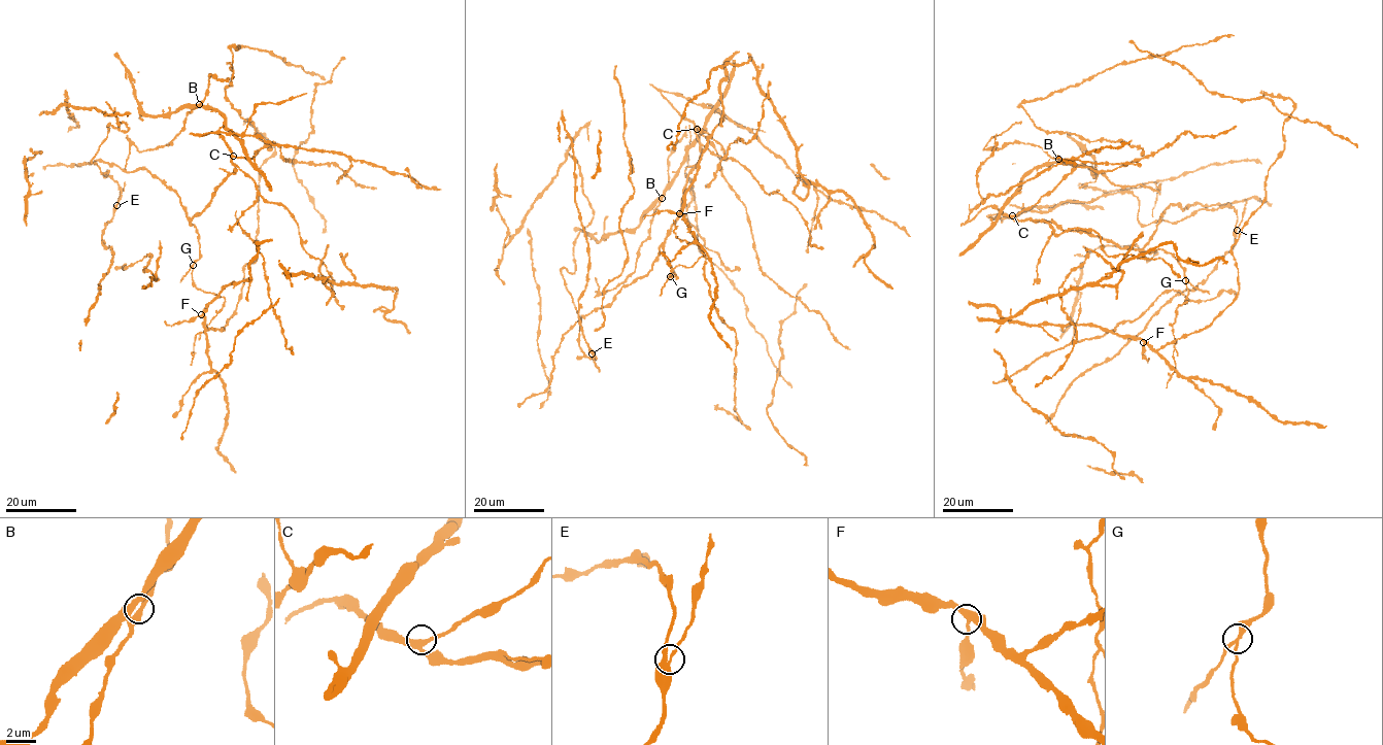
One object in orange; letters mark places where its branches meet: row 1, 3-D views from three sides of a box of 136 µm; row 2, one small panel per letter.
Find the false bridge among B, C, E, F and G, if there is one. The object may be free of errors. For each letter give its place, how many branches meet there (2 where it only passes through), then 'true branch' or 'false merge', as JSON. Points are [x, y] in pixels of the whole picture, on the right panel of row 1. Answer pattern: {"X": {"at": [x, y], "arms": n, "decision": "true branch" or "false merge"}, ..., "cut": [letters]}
{"B": {"at": [1058, 159], "arms": 3, "decision": "true branch"}, "C": {"at": [1012, 215], "arms": 3, "decision": "true branch"}, "E": {"at": [1237, 230], "arms": 3, "decision": "true branch"}, "F": {"at": [1143, 342], "arms": 3, "decision": "true branch"}, "G": {"at": [1185, 280], "arms": 3, "decision": "false merge"}, "cut": ["G"]}

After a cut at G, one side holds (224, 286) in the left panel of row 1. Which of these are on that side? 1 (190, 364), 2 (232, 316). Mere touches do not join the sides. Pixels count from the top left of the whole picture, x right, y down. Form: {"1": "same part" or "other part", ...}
{"1": "other part", "2": "same part"}

